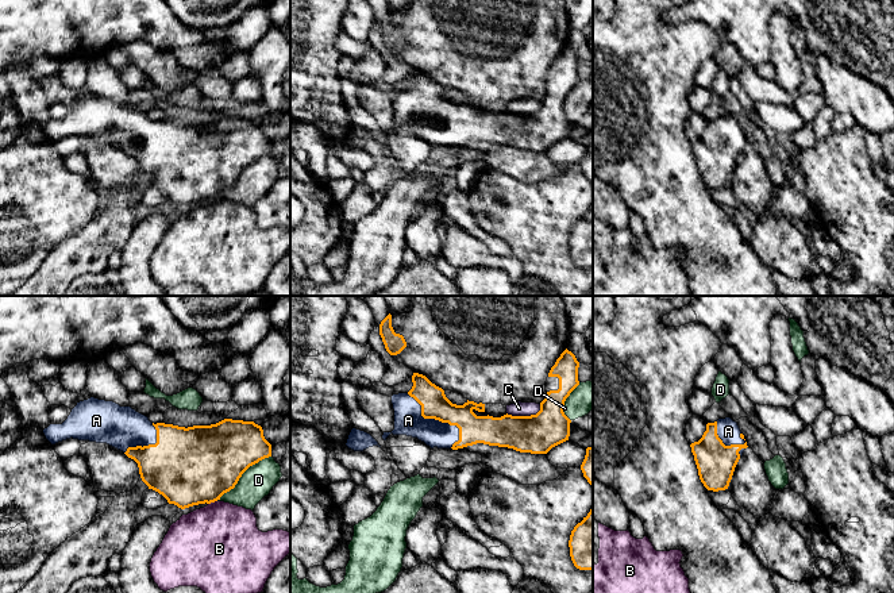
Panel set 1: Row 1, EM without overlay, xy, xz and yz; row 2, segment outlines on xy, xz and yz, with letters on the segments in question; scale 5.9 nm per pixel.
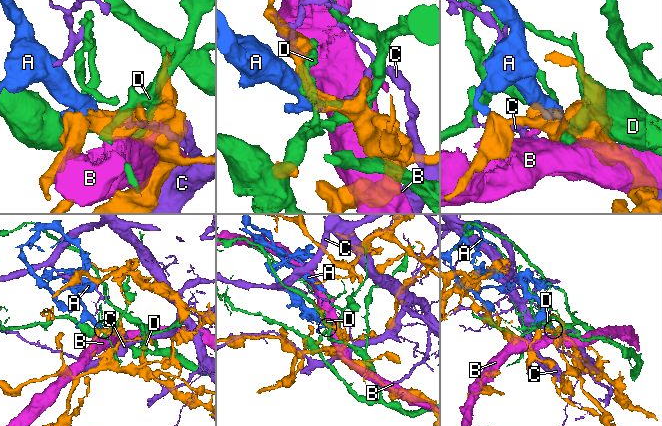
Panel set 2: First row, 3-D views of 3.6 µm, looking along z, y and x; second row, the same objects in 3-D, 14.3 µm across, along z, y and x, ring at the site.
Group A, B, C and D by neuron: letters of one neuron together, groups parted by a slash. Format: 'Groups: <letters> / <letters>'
Groups: A / B / C / D

